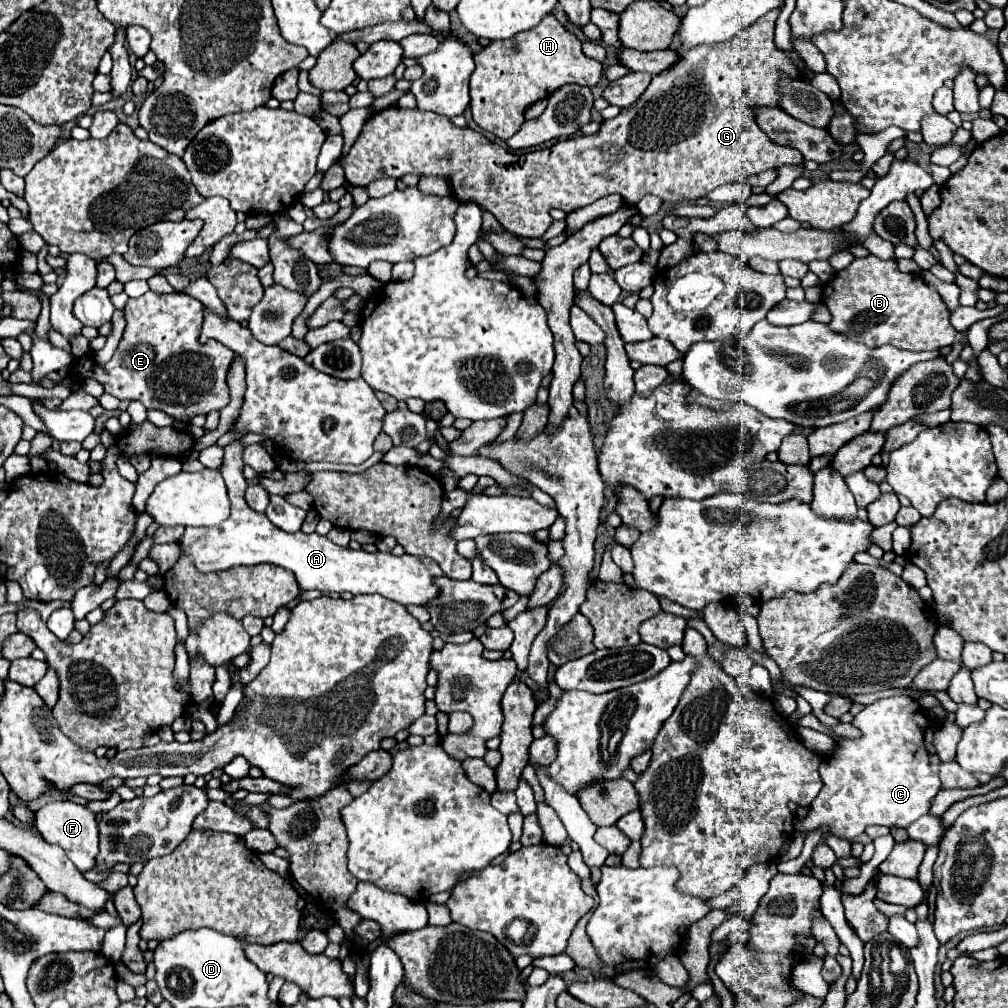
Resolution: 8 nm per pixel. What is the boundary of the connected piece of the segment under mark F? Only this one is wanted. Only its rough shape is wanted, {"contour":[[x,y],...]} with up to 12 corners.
{"contour":[[53,801],[35,829],[59,845],[79,871],[97,863],[99,831],[91,811]]}

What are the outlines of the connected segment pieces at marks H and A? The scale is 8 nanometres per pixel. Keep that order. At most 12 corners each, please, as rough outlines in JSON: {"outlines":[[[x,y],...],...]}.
{"outlines":[[[555,15],[473,55],[475,123],[513,137],[525,109],[599,61]],[[239,437],[221,475],[231,515],[181,541],[201,573],[273,563],[303,591],[427,605],[429,557],[285,533],[245,503]]]}

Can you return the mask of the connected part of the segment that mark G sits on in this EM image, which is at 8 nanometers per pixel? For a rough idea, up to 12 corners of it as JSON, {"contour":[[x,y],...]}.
{"contour":[[773,9],[693,47],[595,135],[517,155],[387,107],[351,185],[435,175],[515,235],[613,193],[695,201],[803,163]]}

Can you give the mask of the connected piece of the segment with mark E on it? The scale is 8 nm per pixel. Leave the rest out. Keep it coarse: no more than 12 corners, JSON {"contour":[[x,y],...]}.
{"contour":[[185,293],[129,299],[107,365],[71,377],[185,421],[229,403],[233,351]]}

